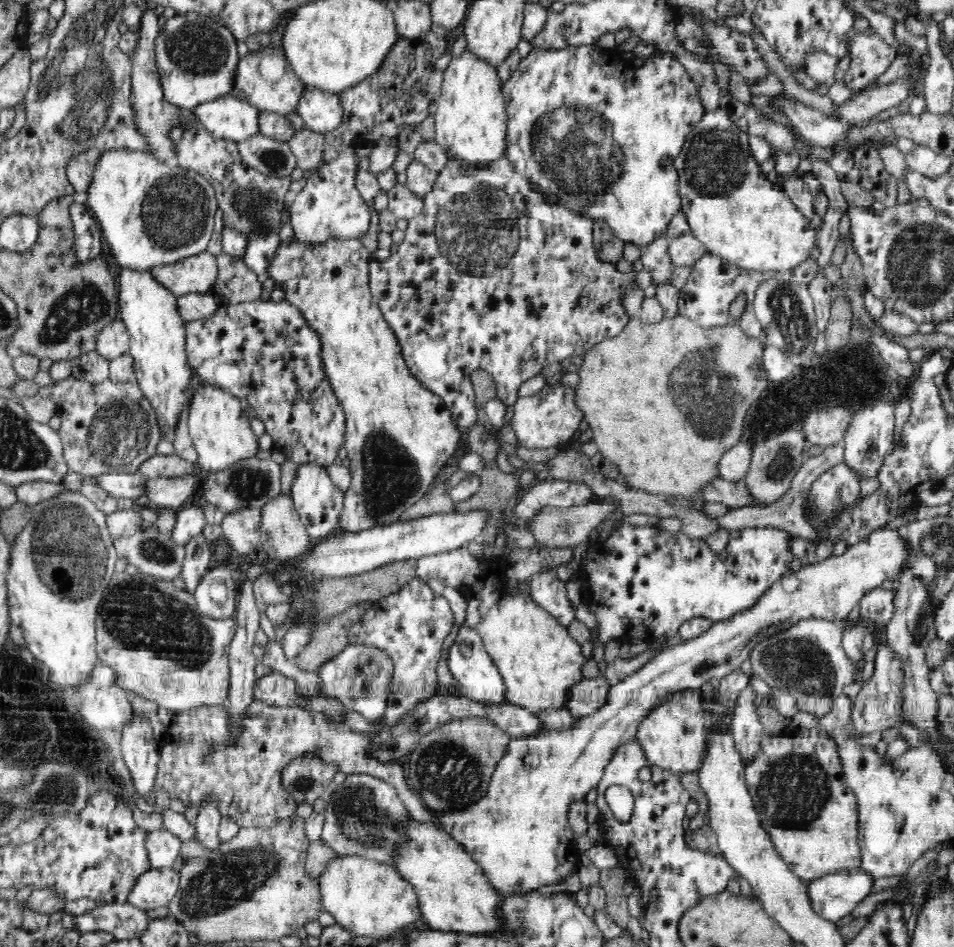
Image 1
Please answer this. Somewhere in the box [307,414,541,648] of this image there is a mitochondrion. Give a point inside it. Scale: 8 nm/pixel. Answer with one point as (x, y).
(390, 475)

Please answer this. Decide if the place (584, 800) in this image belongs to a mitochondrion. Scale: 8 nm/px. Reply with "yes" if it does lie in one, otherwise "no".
no

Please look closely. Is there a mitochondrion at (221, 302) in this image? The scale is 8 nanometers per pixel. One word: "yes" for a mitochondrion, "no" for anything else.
no

